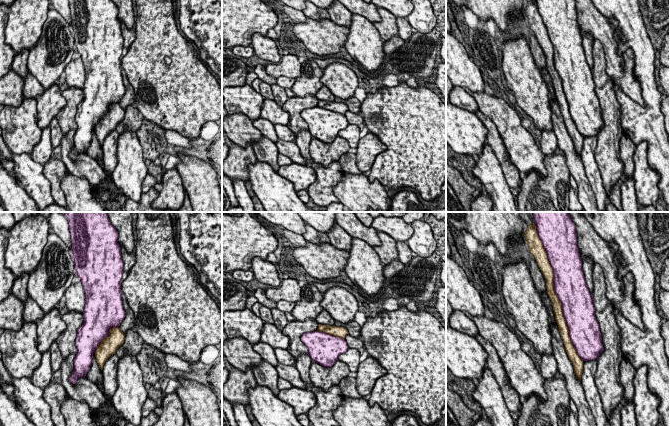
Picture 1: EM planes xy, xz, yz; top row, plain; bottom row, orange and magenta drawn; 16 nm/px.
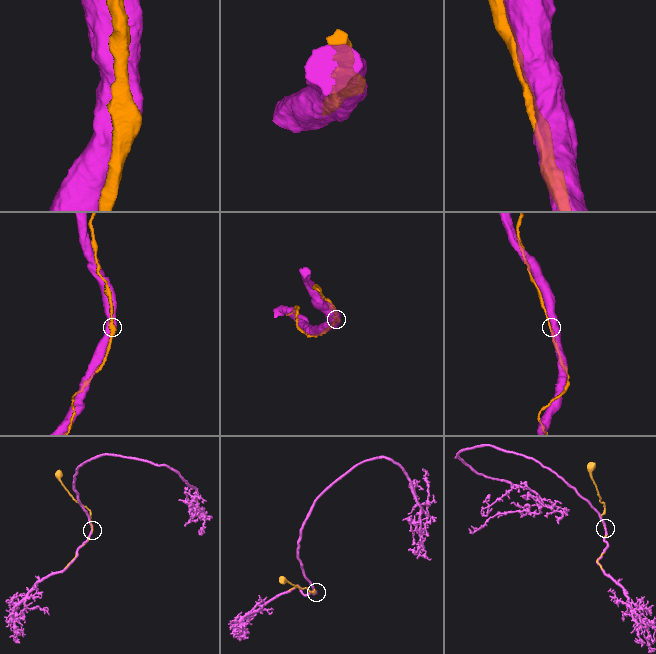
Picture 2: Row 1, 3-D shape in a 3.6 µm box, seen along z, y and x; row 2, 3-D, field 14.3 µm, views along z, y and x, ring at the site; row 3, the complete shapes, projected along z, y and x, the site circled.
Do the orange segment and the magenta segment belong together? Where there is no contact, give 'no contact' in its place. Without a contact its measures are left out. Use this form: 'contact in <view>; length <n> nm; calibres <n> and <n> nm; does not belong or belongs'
contact in yz; length 2250 nm; calibres 160 and 500 nm; belongs

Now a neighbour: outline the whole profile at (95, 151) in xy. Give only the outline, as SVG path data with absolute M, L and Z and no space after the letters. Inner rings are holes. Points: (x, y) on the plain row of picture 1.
M68 87L62 91L66 105L57 115L58 124L63 133L61 140L62 162L69 173L88 180L92 187L95 199L108 212L123 212L127 198L122 195L115 186L111 176L103 166L103 150L93 130L92 140L86 152L80 153L75 160L69 157L74 147L74 135L77 129L76 113L77 106L83 101L83 90Z

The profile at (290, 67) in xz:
M293 54L284 55L277 65L269 64L265 67L266 73L274 78L287 77L297 78L301 74L301 63L298 57Z

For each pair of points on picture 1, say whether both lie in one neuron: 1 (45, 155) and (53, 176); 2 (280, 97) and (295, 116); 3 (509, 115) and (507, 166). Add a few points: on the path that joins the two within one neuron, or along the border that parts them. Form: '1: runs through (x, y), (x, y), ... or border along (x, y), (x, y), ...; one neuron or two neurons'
1: border along (50, 157), (43, 165); two neurons
2: border along (288, 98), (281, 106); two neurons
3: runs through (501, 128), (497, 133), (505, 153); one neuron

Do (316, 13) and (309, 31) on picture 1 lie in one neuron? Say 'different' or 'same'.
same

